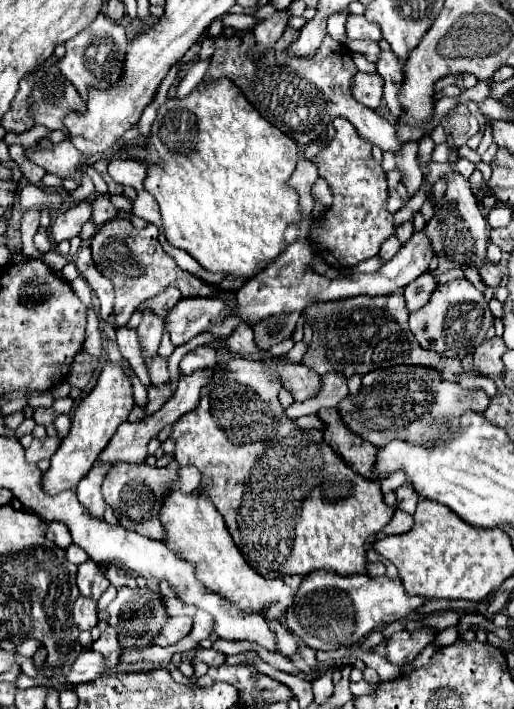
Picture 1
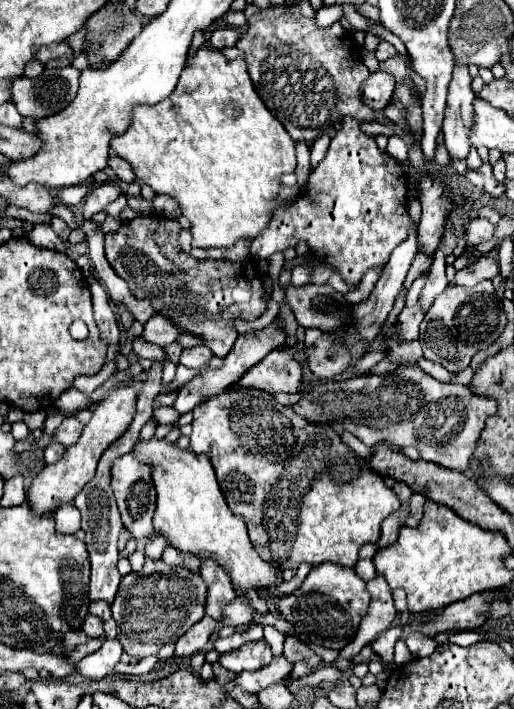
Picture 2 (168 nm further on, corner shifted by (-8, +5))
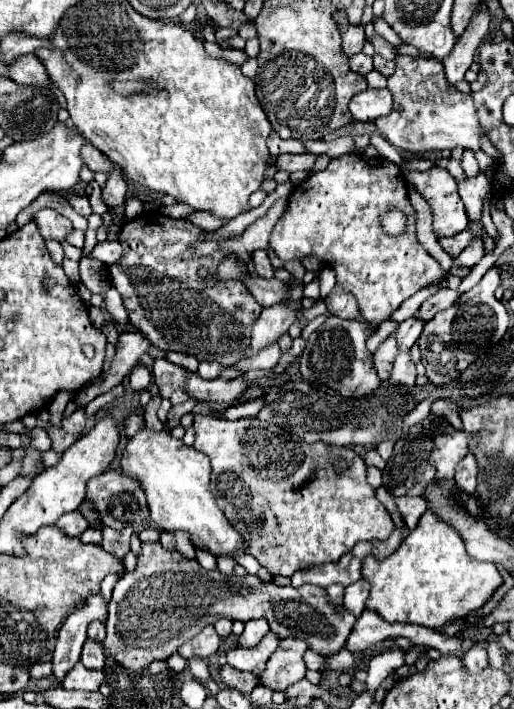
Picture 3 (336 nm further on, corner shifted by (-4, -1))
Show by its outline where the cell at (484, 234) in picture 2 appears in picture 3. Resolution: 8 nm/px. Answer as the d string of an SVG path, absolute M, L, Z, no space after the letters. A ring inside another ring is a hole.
M468 230L456 234L456 236L450 236L450 238L438 238L438 244L442 246L442 250L446 254L450 254L452 258L456 258L468 244L472 242L472 234Z

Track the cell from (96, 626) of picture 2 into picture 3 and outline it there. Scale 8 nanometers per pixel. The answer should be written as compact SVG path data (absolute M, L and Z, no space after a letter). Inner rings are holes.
M86 640L84 648L82 648L82 660L80 660L88 670L104 670L104 652L102 652L102 644L100 642L90 642Z

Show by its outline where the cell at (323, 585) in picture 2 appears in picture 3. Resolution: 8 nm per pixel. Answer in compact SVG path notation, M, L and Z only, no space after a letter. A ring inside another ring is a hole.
M142 542L142 550L138 554L138 564L132 572L126 572L114 586L112 600L108 604L108 620L106 620L106 640L102 642L104 654L114 658L120 666L128 670L142 670L154 660L168 660L184 642L192 640L204 626L216 624L220 618L230 620L252 620L266 618L270 630L278 634L278 638L302 638L310 644L310 650L332 656L336 654L348 640L348 634L354 626L356 616L348 612L344 606L336 608L330 604L328 594L320 586L302 584L300 588L278 586L274 582L264 582L258 576L236 576L222 574L216 570L204 570L196 560L184 558L178 550L164 550L160 542Z

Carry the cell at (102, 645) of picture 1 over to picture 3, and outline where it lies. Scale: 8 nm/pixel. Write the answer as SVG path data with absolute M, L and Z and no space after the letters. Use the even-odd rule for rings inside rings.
M80 662L66 674L62 688L64 690L98 690L98 686L104 682L102 670L88 670Z

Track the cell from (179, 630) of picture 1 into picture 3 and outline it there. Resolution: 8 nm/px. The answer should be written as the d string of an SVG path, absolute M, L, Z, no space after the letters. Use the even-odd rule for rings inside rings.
M206 626L198 636L186 642L178 652L188 660L188 658L208 658L216 654L218 648L220 648L220 636L216 634L214 626Z

